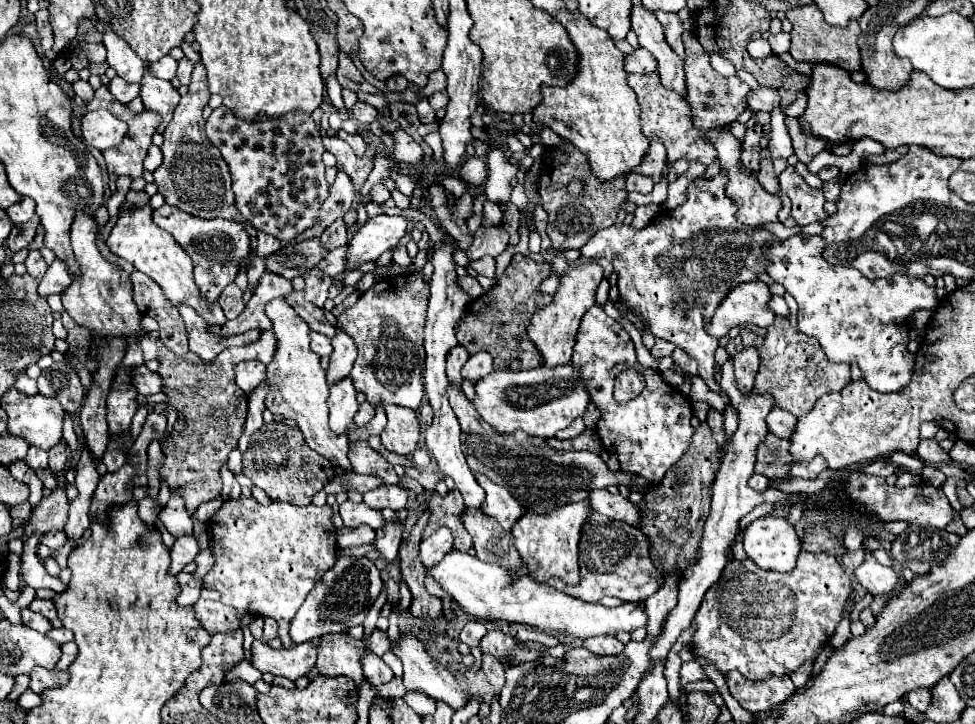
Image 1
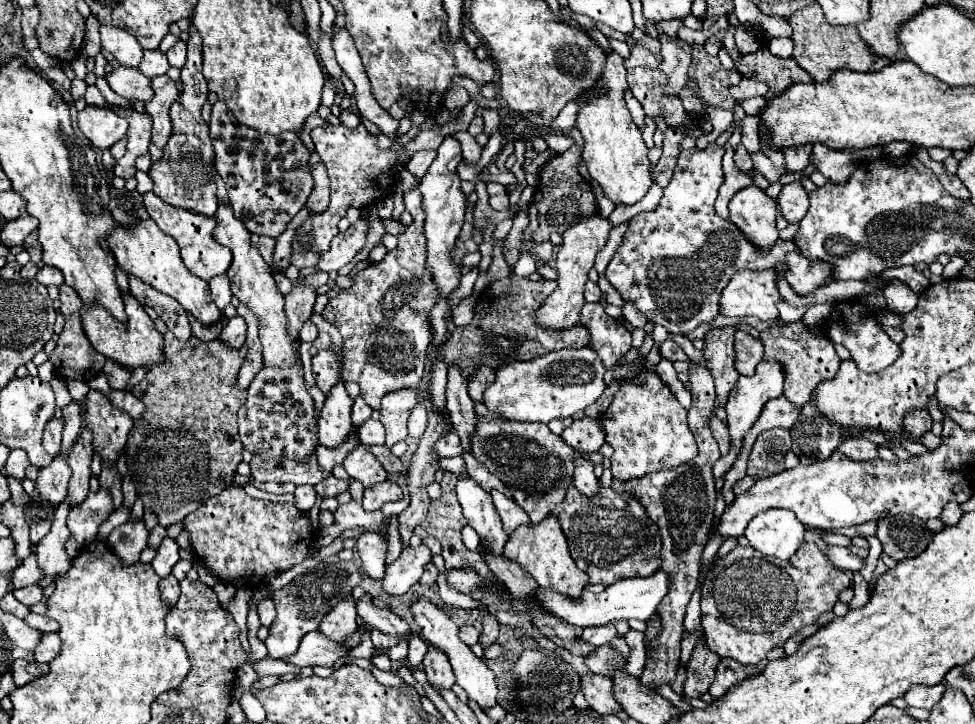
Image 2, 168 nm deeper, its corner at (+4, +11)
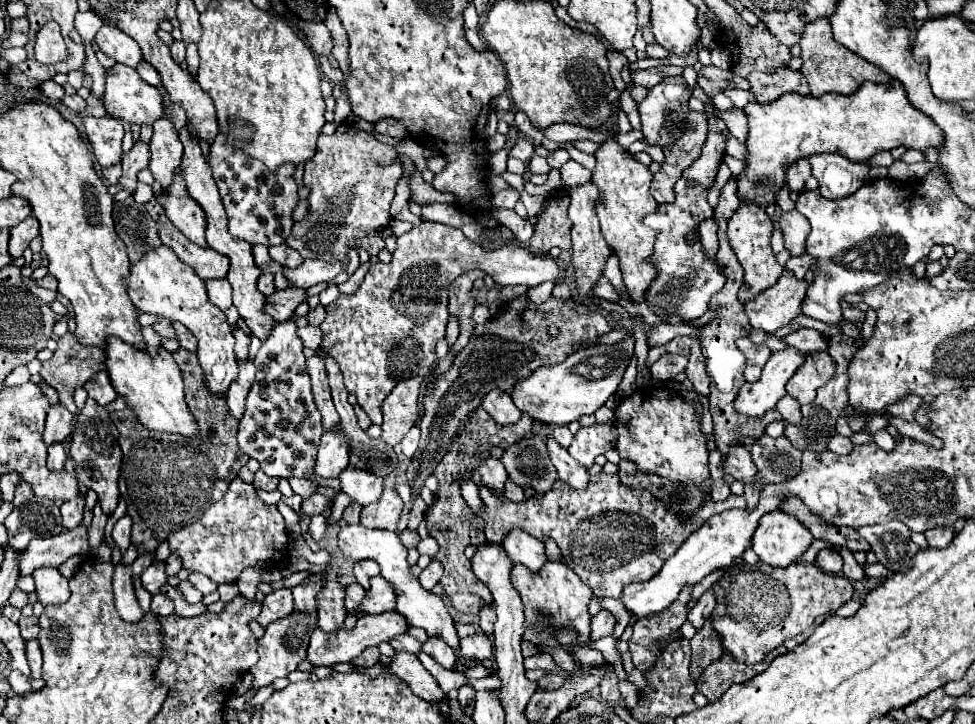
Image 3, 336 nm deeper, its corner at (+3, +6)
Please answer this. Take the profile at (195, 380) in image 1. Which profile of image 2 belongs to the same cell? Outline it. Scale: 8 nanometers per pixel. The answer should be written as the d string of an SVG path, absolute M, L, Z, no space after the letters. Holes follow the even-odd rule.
M168 332L164 336L164 356L168 360L162 366L154 366L132 390L132 394L144 402L144 412L134 420L136 426L132 426L132 432L128 434L126 466L144 508L156 514L160 526L170 526L182 522L190 512L200 508L204 500L220 494L228 484L232 484L236 466L242 462L236 412L244 404L246 392L238 390L236 382L246 348L236 352L220 340L200 342L194 336L182 342Z

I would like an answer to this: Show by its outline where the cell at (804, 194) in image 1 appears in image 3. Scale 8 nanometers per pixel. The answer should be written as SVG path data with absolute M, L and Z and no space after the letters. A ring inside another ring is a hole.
M797 209L783 213L779 219L779 227L785 237L785 249L789 249L791 255L805 253L805 239L809 235L809 221L805 215L801 215Z

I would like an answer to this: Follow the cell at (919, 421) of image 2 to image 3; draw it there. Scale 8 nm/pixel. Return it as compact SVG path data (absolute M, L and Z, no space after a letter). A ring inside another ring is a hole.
M911 395L911 397L905 397L905 401L899 401L897 405L891 405L887 409L887 413L891 413L893 417L901 417L901 419L907 419L907 421L915 421L915 411L919 409L921 403L923 403L921 397Z

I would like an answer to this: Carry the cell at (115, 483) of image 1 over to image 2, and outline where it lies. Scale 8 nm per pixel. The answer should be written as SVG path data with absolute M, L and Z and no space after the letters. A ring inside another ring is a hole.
M90 492L82 506L70 510L68 530L78 544L90 544L96 540L98 526L112 514L112 498L108 492Z

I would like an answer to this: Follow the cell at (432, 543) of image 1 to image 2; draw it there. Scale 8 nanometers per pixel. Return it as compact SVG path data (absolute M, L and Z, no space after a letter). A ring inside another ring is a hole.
M424 544L402 550L396 562L386 564L386 574L382 578L382 590L390 596L404 596L420 580L424 566L430 560L432 560L432 554Z

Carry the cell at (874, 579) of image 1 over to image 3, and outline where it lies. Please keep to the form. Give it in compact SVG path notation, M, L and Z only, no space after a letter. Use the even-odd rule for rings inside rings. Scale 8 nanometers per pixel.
M823 549L823 551L817 555L815 563L817 563L823 571L829 571L829 573L841 573L841 569L843 569L843 559L839 557L839 553L837 553L837 551L829 551L829 549Z

